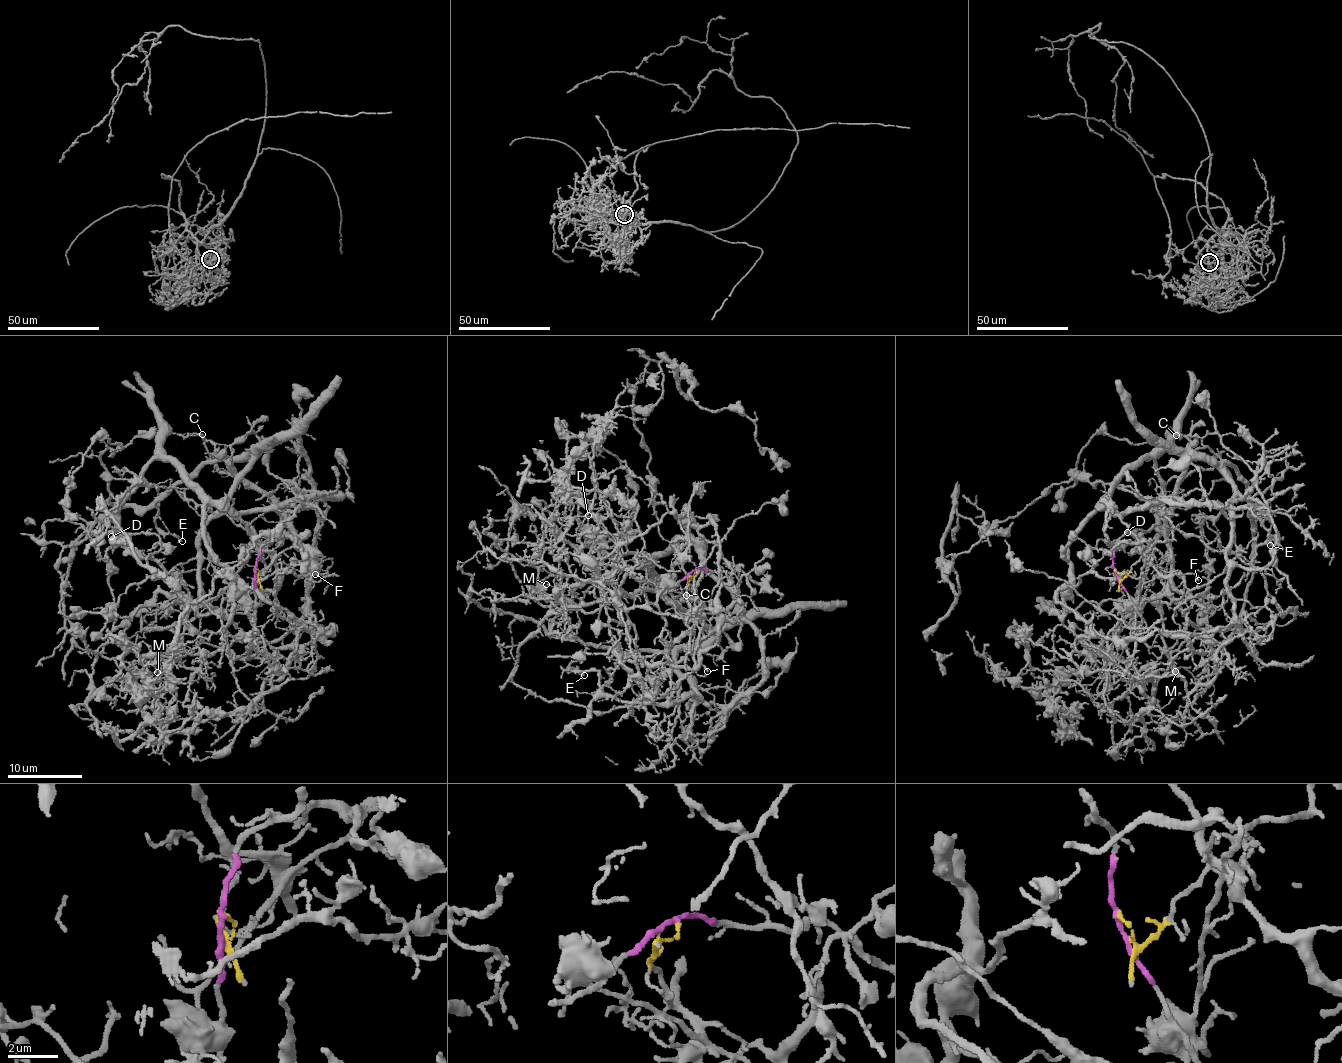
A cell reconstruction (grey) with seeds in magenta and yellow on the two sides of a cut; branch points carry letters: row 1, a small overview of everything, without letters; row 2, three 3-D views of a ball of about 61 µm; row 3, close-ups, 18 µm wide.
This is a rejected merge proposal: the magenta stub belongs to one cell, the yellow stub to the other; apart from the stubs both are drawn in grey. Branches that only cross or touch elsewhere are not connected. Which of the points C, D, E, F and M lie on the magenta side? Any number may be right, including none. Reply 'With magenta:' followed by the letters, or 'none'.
With magenta: E, M

